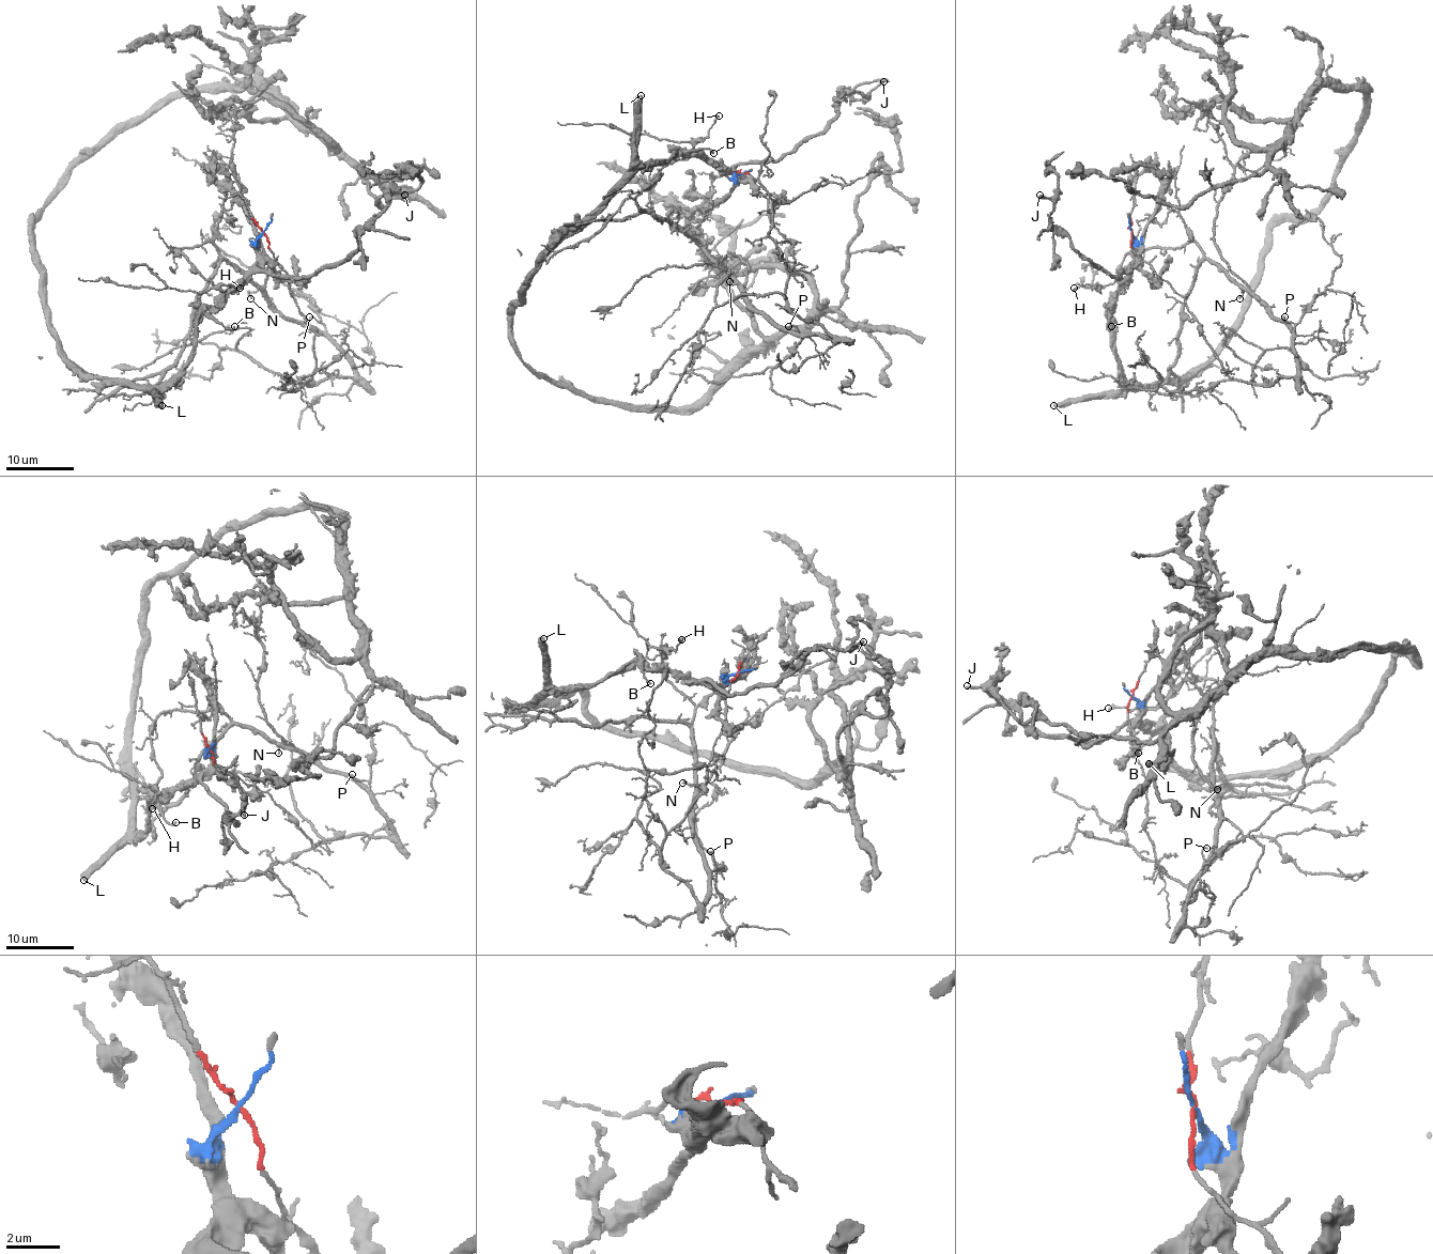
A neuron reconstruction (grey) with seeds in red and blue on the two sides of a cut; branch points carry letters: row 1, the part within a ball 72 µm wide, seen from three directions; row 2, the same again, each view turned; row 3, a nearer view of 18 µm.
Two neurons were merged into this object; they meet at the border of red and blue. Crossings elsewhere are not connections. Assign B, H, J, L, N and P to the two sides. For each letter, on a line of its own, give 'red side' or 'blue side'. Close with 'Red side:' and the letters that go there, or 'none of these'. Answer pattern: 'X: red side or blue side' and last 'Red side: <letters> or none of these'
B: blue side
H: red side
J: blue side
L: blue side
N: red side
P: red side
Red side: H, N, P

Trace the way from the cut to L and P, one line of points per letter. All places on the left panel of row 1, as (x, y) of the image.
L: (263, 232), (256, 241), (256, 266), (197, 326), (193, 358), (157, 396), (163, 404)
P: (263, 232), (314, 333), (316, 369), (306, 382), (352, 377), (353, 360), (323, 324), (309, 318)

